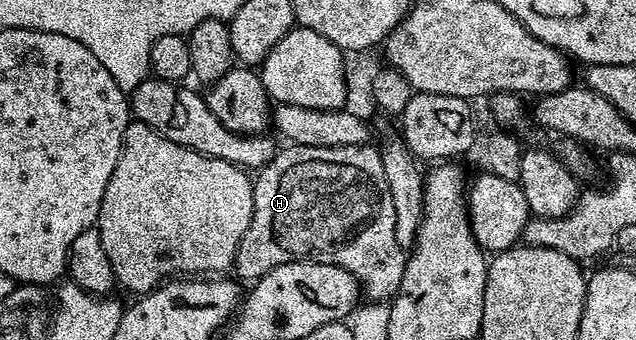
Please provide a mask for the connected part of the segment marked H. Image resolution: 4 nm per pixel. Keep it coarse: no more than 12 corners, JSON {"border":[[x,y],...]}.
{"border":[[279,147],[233,271],[340,266],[370,302],[407,253],[377,147]]}

